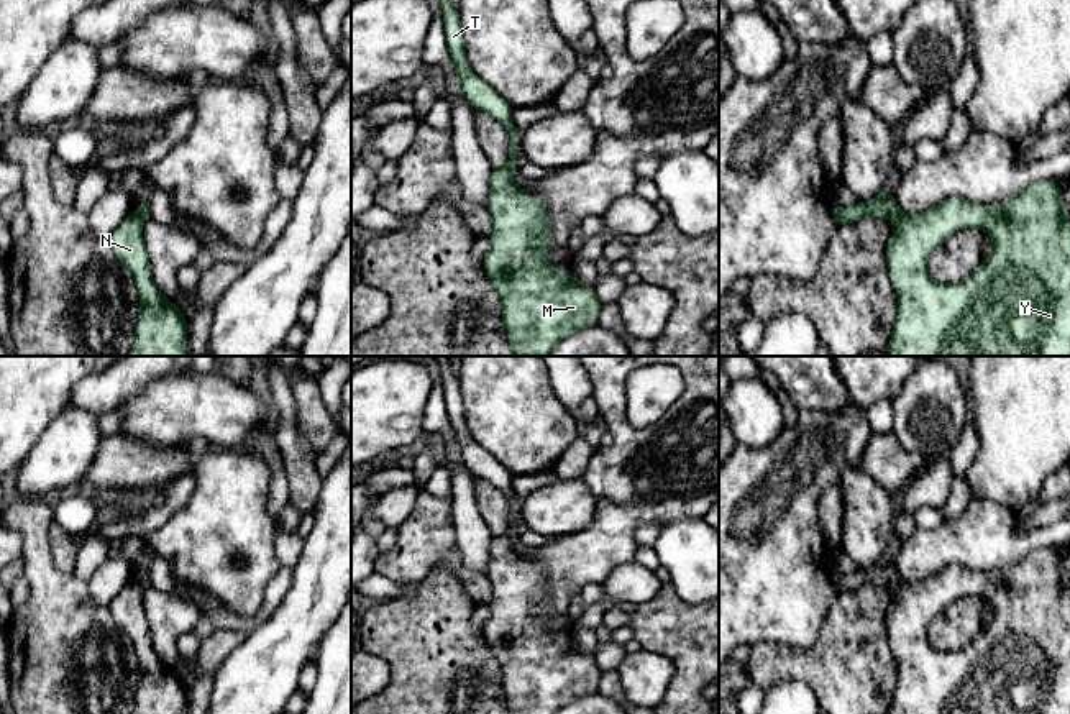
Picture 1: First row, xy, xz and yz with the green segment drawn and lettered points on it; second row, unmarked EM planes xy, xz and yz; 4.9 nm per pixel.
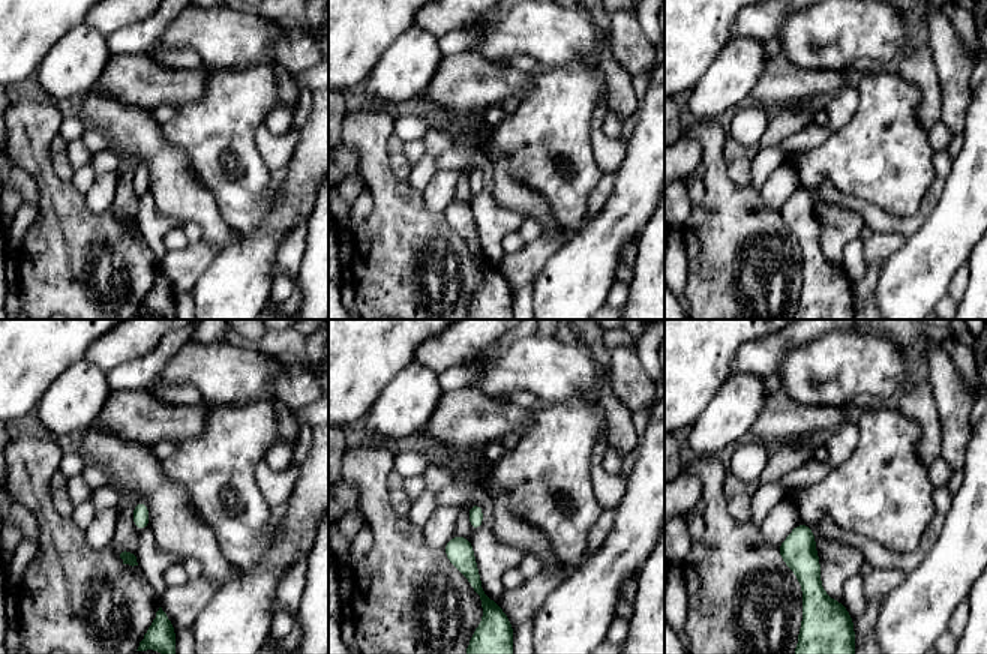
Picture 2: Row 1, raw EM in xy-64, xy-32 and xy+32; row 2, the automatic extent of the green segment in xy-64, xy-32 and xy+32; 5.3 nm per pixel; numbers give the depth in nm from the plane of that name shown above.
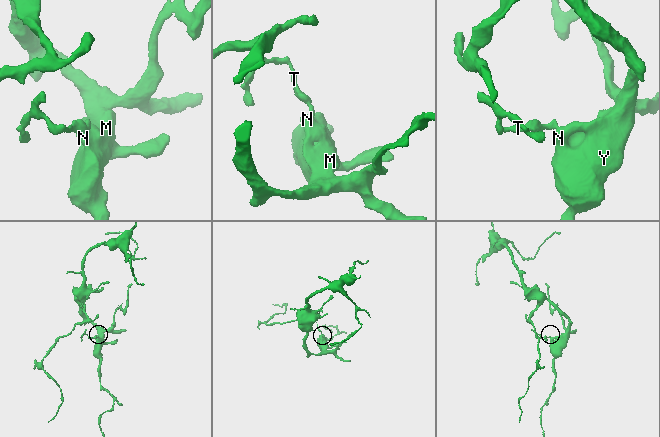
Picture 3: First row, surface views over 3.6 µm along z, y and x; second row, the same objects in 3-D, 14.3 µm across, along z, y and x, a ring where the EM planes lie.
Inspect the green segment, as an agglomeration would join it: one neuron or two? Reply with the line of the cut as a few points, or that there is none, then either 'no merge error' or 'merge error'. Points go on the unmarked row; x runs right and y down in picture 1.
cut in xy along (137, 578), (141, 588); merge error

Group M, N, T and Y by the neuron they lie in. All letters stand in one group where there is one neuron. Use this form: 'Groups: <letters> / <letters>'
Groups: M N Y / T

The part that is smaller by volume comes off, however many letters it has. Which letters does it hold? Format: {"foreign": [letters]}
{"foreign": ["T"]}

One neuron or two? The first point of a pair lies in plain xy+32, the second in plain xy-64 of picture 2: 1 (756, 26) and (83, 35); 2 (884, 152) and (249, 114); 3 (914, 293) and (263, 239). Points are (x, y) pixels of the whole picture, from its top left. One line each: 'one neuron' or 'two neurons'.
1: two neurons
2: one neuron
3: one neuron

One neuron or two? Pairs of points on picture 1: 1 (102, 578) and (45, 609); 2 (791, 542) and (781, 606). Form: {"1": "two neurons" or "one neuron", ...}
{"1": "two neurons", "2": "one neuron"}

